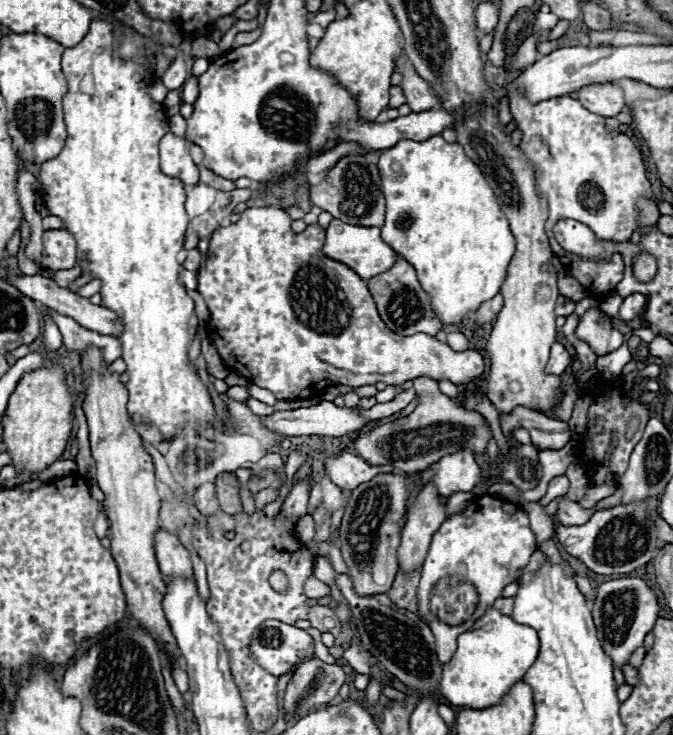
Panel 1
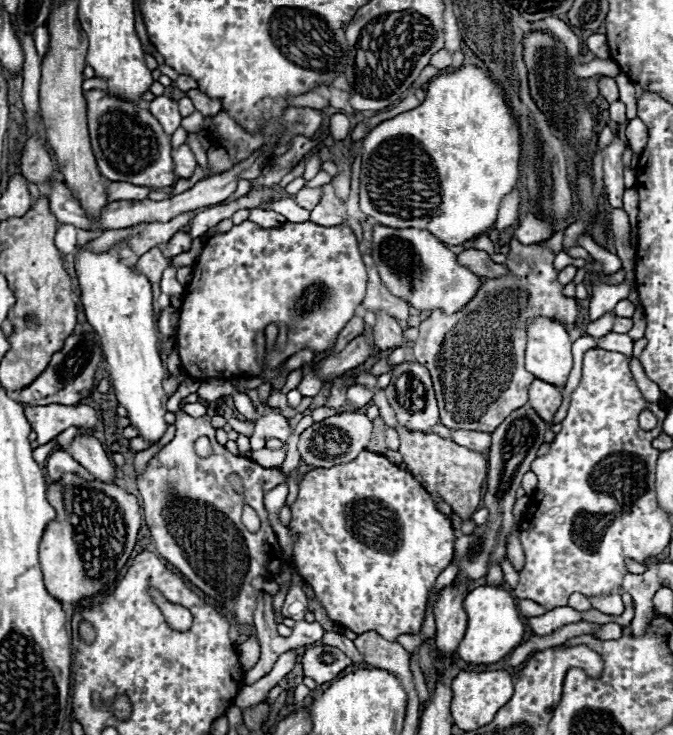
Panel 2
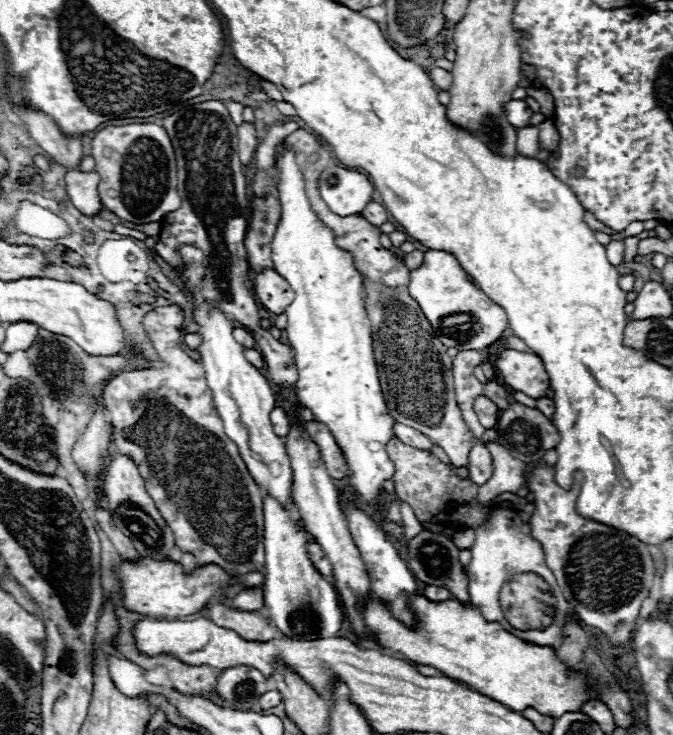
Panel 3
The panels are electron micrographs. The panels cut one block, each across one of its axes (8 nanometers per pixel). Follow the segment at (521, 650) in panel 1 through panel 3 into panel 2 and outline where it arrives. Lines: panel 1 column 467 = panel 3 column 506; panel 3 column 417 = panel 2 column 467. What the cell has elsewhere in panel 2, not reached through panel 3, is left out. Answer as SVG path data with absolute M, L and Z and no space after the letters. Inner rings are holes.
M502 586L474 588L464 600L464 610L468 614L468 630L456 650L464 662L494 664L502 660L506 654L510 654L520 644L522 634L524 634L524 624L520 620L512 594L504 590Z

